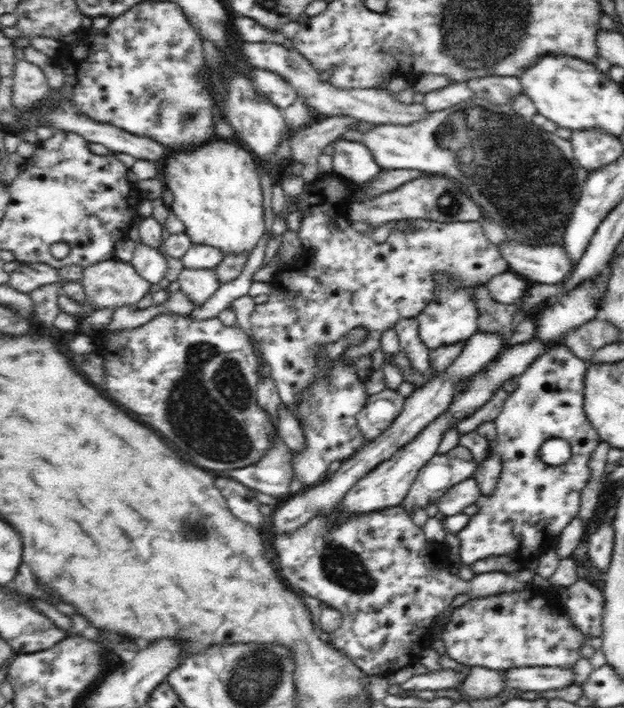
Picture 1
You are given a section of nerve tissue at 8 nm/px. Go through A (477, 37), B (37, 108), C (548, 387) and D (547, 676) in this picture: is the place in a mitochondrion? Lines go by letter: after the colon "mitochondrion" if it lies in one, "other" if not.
A: mitochondrion
B: other
C: other
D: other

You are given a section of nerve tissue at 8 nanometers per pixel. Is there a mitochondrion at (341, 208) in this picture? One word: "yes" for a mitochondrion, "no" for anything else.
no

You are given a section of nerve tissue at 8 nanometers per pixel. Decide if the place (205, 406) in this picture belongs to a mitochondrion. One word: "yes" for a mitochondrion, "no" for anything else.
yes

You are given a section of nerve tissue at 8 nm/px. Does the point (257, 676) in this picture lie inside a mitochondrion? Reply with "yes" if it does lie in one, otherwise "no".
yes

